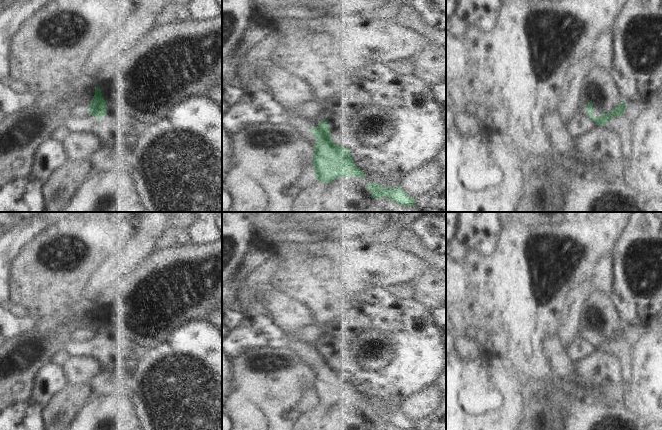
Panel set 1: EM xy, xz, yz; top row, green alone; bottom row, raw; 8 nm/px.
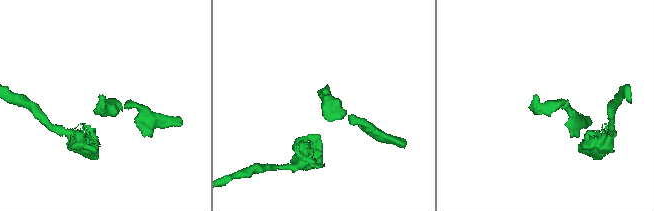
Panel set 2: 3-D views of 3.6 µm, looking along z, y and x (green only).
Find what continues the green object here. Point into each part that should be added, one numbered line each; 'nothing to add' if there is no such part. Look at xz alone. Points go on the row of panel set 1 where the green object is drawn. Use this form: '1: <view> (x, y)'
1: xz (289, 91)

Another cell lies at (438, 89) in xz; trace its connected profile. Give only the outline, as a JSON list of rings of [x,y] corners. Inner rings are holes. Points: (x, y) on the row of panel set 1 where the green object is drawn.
[[[446,82],[429,83],[429,87],[439,103],[446,103]]]

